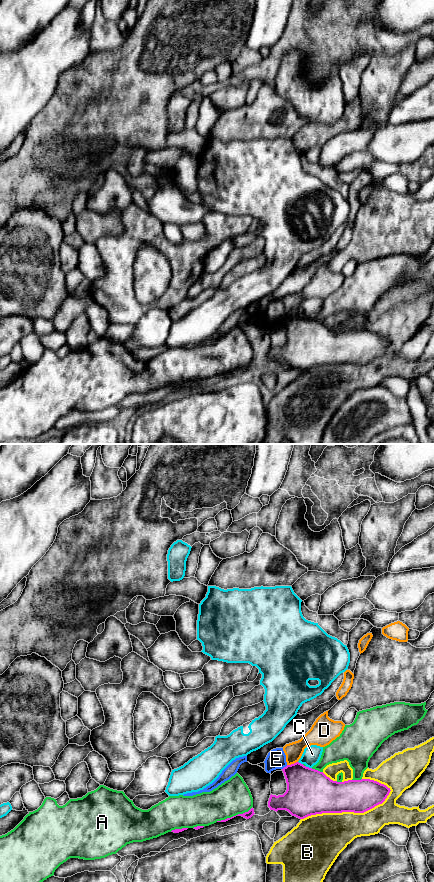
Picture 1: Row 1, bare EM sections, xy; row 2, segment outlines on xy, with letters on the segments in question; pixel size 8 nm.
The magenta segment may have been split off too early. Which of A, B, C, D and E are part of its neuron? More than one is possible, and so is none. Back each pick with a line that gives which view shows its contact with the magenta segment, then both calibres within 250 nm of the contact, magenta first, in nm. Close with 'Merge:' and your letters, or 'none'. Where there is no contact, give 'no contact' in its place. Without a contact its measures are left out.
Merge: none

